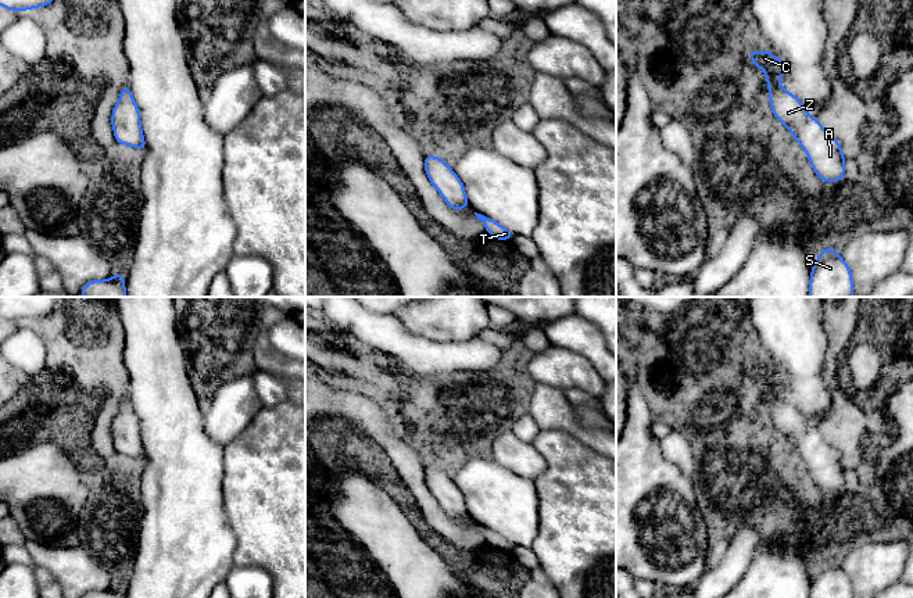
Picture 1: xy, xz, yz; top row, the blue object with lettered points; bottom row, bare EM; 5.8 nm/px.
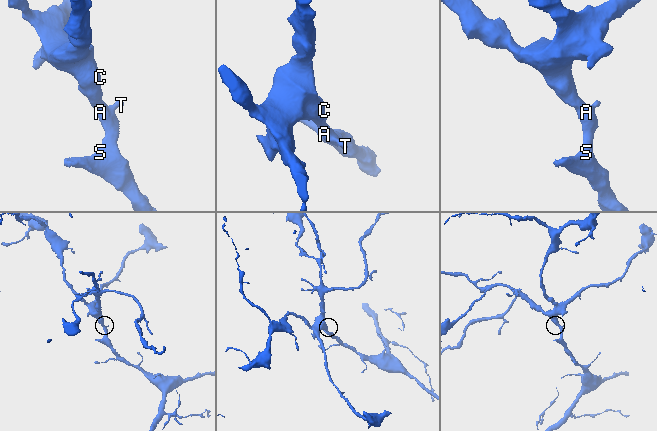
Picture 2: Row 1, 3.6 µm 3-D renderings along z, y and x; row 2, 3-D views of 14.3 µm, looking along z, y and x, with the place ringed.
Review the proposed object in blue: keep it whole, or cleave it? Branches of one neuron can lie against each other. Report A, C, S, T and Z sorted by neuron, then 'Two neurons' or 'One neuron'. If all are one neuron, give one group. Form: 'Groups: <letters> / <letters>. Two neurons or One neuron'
Groups: A C S T Z. One neuron

